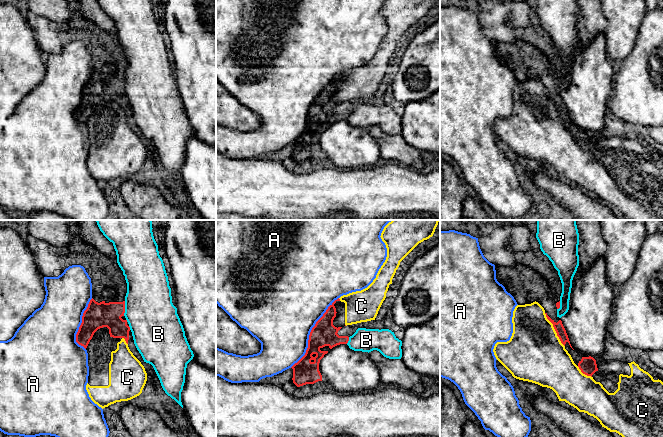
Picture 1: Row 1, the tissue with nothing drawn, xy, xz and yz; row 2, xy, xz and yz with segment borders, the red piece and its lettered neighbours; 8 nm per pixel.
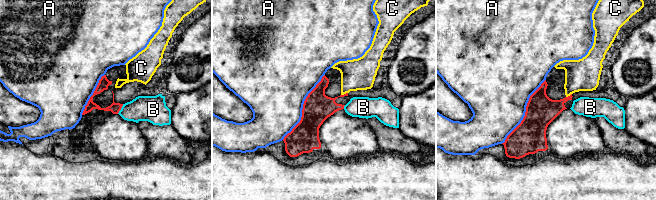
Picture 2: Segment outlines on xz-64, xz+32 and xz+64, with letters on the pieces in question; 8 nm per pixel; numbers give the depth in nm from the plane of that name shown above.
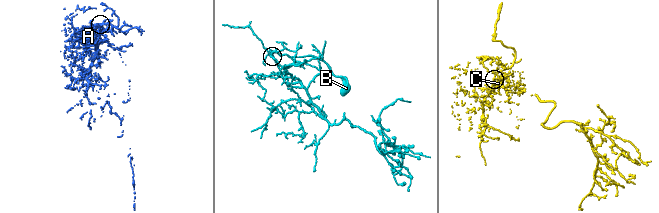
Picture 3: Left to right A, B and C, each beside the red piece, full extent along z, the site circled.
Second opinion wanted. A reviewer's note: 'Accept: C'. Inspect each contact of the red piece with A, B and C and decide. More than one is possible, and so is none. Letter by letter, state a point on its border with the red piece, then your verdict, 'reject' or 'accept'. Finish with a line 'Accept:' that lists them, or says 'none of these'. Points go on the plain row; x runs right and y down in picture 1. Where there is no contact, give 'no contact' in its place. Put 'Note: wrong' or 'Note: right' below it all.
A: xz (310, 109) | reject
B: xy (124, 84) | reject
C: yz (555, 106) | reject
Accept: none of these
Note: wrong

